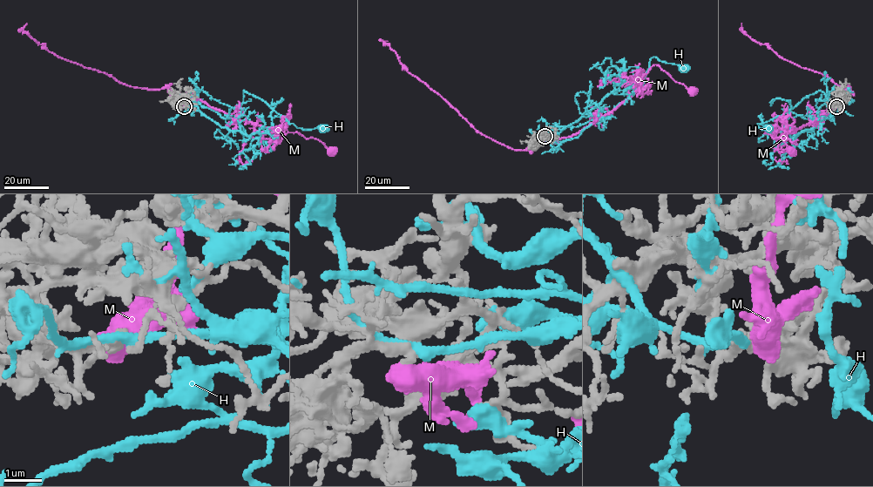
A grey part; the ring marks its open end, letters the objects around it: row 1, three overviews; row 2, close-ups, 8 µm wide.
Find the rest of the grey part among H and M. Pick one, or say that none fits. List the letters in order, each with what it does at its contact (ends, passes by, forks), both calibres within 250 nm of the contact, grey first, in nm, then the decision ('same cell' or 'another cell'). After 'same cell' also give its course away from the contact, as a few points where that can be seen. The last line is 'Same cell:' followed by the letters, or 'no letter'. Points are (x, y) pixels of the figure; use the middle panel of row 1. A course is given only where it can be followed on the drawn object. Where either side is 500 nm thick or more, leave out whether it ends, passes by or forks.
H: it passes by | 220/200 nm | another cell
M: 280/750 nm | another cell
Same cell: no letter

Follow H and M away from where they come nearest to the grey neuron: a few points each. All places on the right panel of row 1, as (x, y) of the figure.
H: (836, 107), (817, 126), (801, 130), (794, 138), (786, 126), (790, 110), (757, 124), (762, 129), (768, 128)
M: (837, 107), (841, 98), (822, 118), (786, 131), (778, 138), (772, 132), (765, 132), (781, 138), (791, 151)

